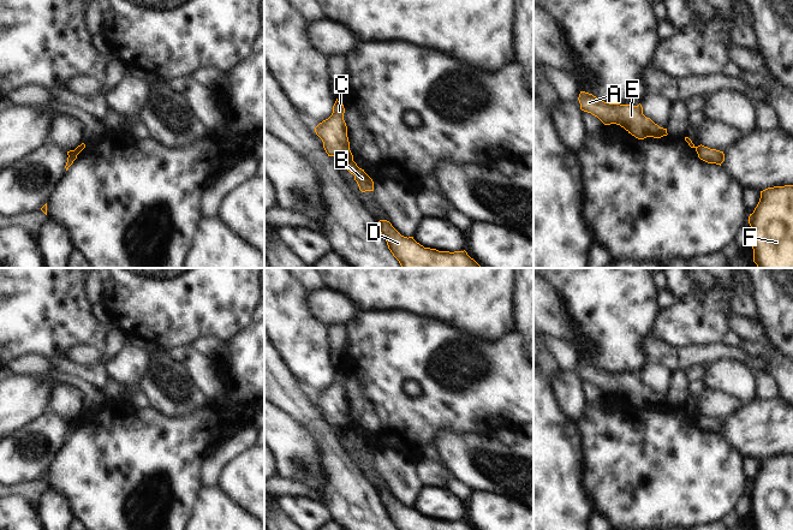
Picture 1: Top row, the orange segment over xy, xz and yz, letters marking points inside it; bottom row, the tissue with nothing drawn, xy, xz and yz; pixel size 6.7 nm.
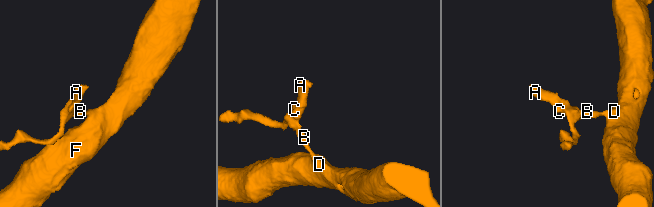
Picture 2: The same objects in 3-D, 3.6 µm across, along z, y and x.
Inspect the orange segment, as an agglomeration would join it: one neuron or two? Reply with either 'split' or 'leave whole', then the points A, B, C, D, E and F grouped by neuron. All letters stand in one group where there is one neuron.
split | A C E / B D F

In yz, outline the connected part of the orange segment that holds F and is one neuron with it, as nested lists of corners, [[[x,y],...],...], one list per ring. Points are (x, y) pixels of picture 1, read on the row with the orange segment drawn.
[[[793,185],[761,191],[761,198],[749,216],[752,230],[753,262],[758,268],[793,268]]]

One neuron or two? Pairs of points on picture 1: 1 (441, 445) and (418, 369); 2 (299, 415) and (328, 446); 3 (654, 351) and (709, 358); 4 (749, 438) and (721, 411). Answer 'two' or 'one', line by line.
1: two
2: one
3: one
4: two

